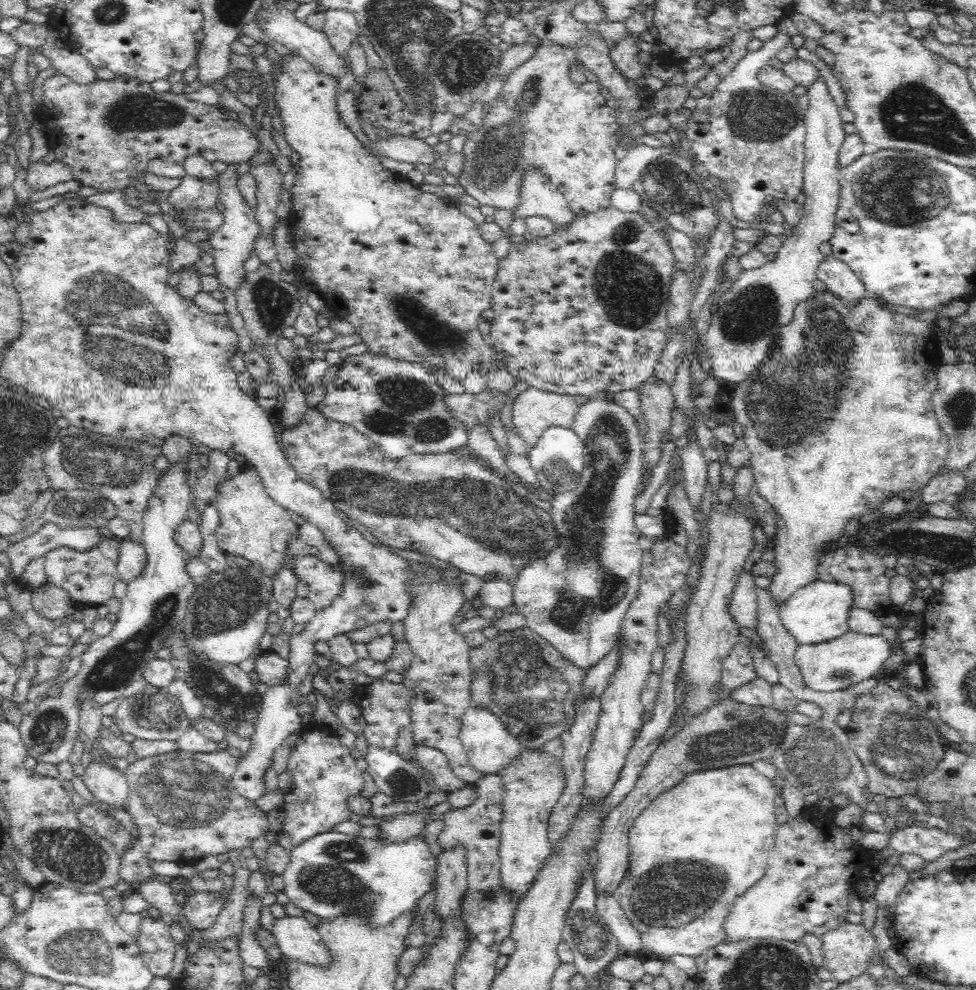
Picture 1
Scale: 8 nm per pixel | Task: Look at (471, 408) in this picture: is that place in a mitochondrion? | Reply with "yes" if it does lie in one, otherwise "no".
yes

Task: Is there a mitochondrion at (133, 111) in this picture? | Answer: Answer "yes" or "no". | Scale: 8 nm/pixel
yes

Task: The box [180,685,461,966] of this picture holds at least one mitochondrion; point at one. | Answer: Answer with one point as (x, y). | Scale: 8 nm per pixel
(334, 882)

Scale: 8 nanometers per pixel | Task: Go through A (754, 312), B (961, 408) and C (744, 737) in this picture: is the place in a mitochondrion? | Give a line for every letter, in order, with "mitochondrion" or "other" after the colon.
A: mitochondrion
B: mitochondrion
C: mitochondrion

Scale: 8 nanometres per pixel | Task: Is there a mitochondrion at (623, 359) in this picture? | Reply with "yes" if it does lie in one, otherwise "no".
no

